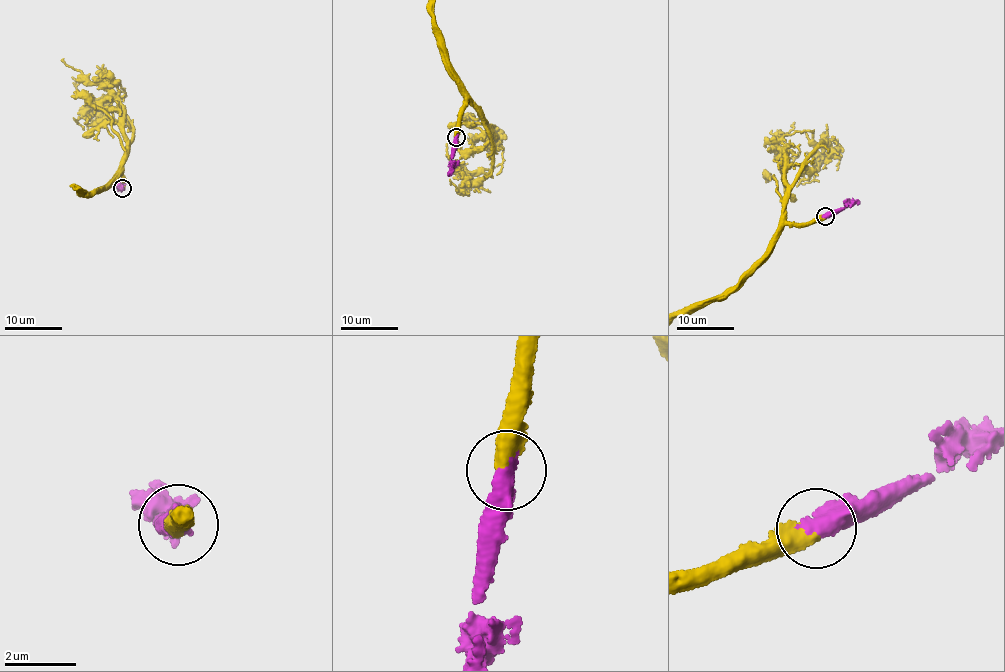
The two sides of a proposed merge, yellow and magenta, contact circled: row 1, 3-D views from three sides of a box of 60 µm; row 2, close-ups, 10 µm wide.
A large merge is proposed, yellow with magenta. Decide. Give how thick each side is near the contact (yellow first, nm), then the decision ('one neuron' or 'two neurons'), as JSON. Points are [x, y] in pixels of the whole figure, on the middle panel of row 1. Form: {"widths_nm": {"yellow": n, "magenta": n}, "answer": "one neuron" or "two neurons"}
{"widths_nm": {"yellow": 480, "magenta": 550}, "answer": "one neuron"}

